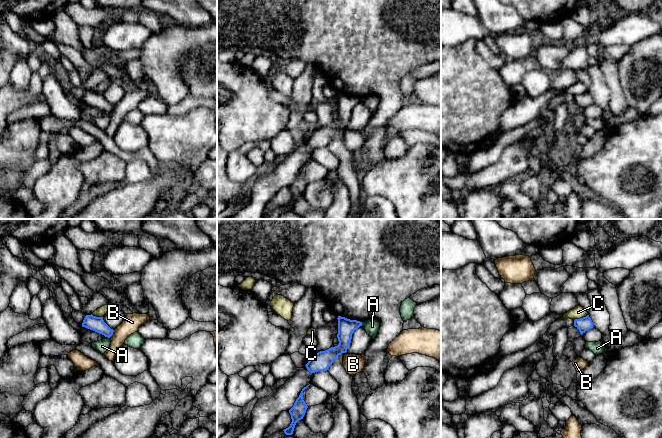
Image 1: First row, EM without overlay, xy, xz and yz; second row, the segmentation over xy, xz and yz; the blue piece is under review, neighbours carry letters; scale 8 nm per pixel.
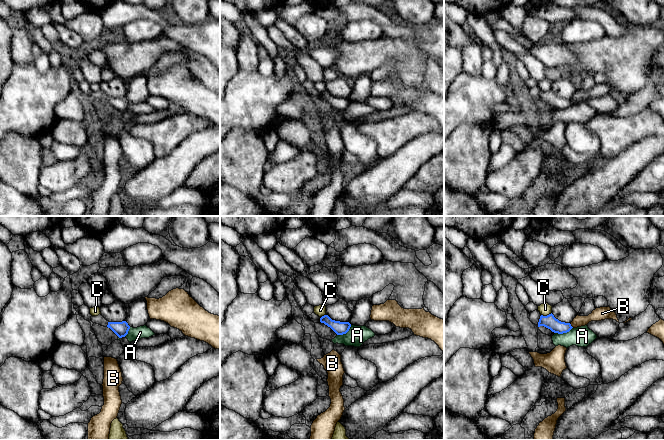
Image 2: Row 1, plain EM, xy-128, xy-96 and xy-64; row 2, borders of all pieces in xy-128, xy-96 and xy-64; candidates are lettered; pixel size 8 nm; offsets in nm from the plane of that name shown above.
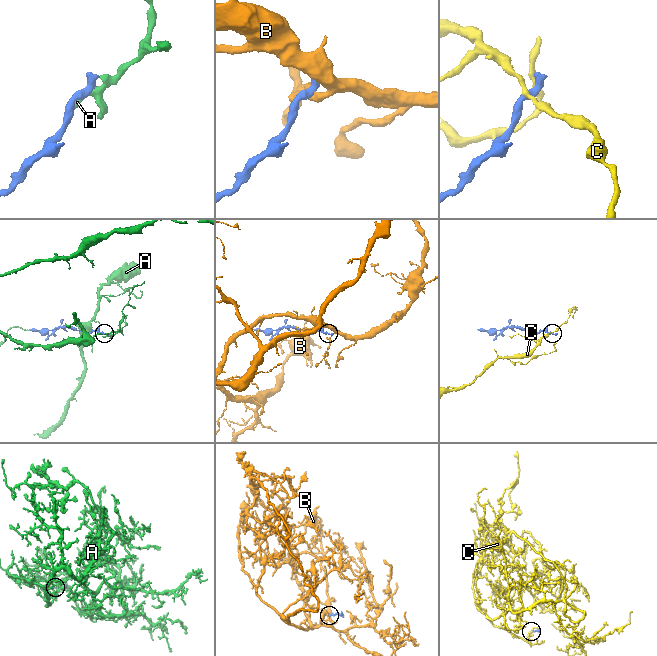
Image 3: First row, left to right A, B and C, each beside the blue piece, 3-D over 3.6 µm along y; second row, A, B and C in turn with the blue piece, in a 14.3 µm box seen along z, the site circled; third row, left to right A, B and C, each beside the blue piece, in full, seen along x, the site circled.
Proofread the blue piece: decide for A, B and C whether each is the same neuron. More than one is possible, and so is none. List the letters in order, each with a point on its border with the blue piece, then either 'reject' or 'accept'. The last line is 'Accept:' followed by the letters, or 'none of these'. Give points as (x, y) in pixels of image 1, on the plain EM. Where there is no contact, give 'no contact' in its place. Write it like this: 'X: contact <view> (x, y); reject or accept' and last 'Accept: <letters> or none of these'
A: contact xz (361, 100); reject
B: contact xy (112, 110); reject
C: contact yz (580, 94); reject
Accept: none of these

